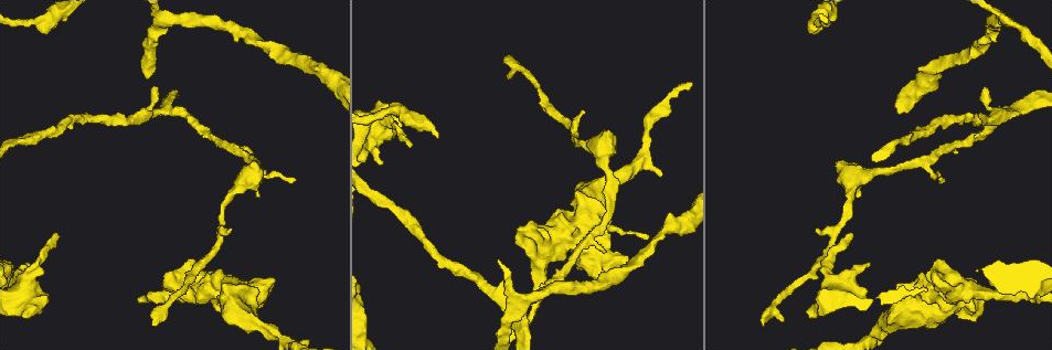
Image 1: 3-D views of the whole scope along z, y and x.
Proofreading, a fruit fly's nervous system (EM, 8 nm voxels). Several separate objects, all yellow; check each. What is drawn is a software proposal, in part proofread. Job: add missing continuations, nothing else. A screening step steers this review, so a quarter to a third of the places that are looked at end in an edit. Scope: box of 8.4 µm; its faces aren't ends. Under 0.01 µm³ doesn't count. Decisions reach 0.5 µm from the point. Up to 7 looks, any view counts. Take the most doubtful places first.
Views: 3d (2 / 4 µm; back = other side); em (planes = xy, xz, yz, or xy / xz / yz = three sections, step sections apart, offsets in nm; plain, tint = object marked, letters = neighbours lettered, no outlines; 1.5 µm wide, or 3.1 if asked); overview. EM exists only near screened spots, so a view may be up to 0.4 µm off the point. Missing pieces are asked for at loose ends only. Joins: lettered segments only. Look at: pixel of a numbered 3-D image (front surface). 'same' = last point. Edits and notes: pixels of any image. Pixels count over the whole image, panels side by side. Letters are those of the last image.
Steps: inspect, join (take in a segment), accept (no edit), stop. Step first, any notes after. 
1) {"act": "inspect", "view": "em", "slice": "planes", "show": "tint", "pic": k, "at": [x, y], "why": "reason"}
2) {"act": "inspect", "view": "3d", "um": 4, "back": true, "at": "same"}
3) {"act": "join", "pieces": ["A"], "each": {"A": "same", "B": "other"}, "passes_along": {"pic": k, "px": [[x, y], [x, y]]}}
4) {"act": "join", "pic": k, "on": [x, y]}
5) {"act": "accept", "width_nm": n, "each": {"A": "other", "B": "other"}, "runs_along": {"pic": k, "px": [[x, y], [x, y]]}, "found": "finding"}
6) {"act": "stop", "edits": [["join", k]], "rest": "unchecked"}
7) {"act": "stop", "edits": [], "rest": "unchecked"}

{"act": "inspect", "view": "em", "slice": "planes", "show": "plain", "pic": 1, "at": [151, 324], "why": "tapers out"}

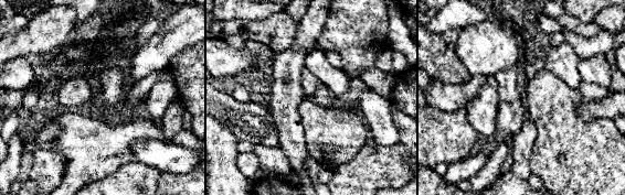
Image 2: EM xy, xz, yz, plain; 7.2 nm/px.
{"act": "inspect", "view": "em", "slice": "planes", "show": "letters", "at": "same", "why": "see the neighbours"}

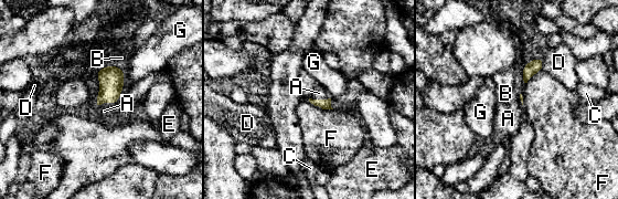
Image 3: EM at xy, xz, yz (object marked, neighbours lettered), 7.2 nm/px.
{"act": "join", "pieces": ["A"], "each": {"A": "same", "B": "other", "C": "other", "D": "other", "E": "other", "F": "other", "G": "other"}, "passes_along": {"pic": 3, "px": [[325, 104], [320, 100], [319, 93]]}, "found": "the neuron continues"}

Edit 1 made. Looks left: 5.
{"act": "inspect", "view": "em", "slice": "planes", "show": "plain", "pic": 1, "at": [942, 181], "why": "tapers out"}

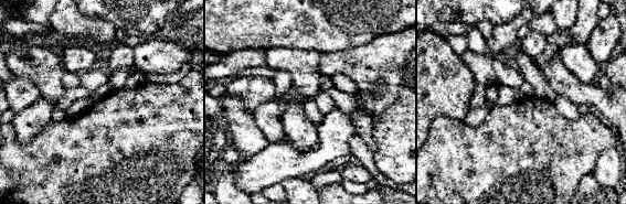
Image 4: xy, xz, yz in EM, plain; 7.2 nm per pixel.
{"act": "inspect", "view": "em", "slice": "planes", "show": "letters", "at": "same", "why": "see the neighbours"}

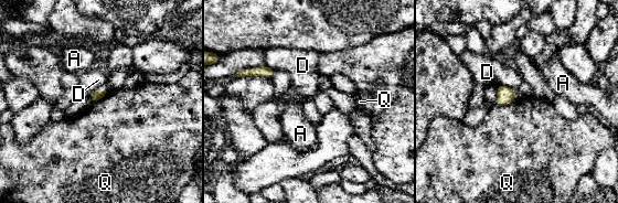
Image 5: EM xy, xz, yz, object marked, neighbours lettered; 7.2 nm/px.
{"act": "accept", "each": {"A": "other", "D": "other", "Q": "other"}, "border": {"pic": 5, "px": [[517, 98], [507, 105], [496, 106]]}, "found": "no lettered segment goes on from it"}

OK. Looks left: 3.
{"act": "inspect", "view": "em", "slice": "xz", "step": 8, "show": "letters", "pic": 1, "at": [26, 311], "why": "thick end"}

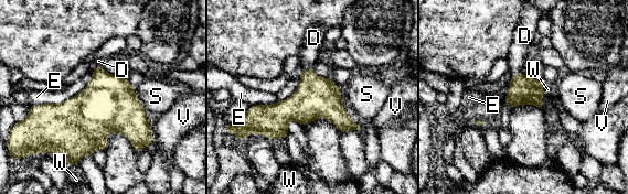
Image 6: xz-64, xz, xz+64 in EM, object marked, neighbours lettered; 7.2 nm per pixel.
{"act": "join", "pieces": ["D"], "longest_contact_nm": ["E", 440], "each": {"D": "same", "E": "other", "S": "other", "V": "other", "W": "other"}, "found": "it goes on there"}

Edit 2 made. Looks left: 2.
{"act": "stop", "edits": [["join", 3], ["join", 6]], "rest": "unchecked"}

